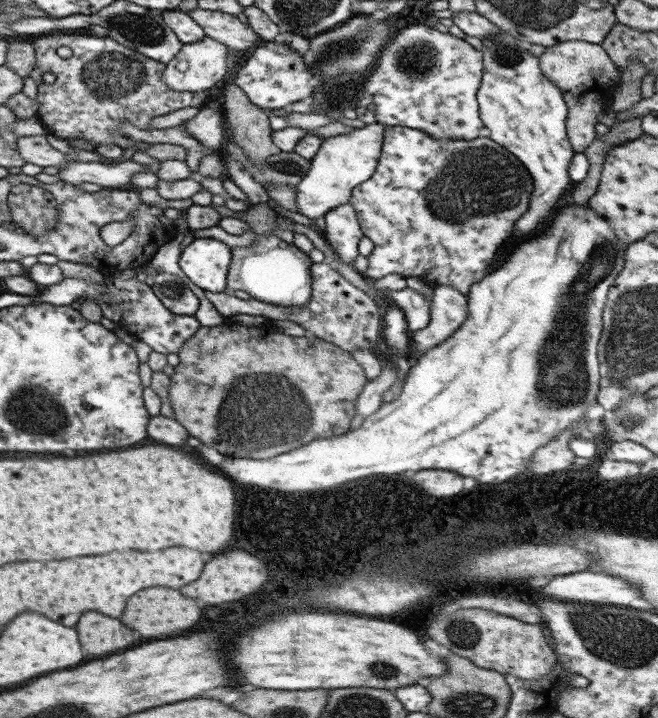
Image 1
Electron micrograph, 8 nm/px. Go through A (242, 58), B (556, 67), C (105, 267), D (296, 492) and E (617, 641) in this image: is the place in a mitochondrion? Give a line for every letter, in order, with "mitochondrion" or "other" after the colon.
A: other
B: other
C: other
D: other
E: mitochondrion

